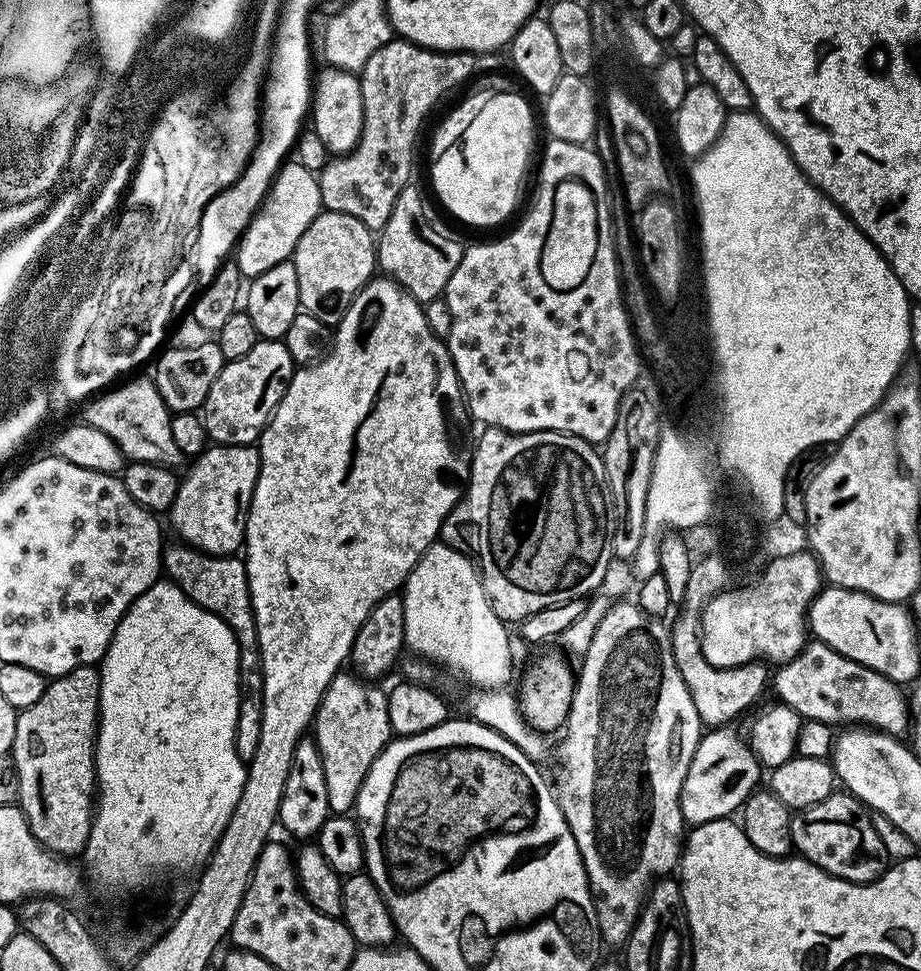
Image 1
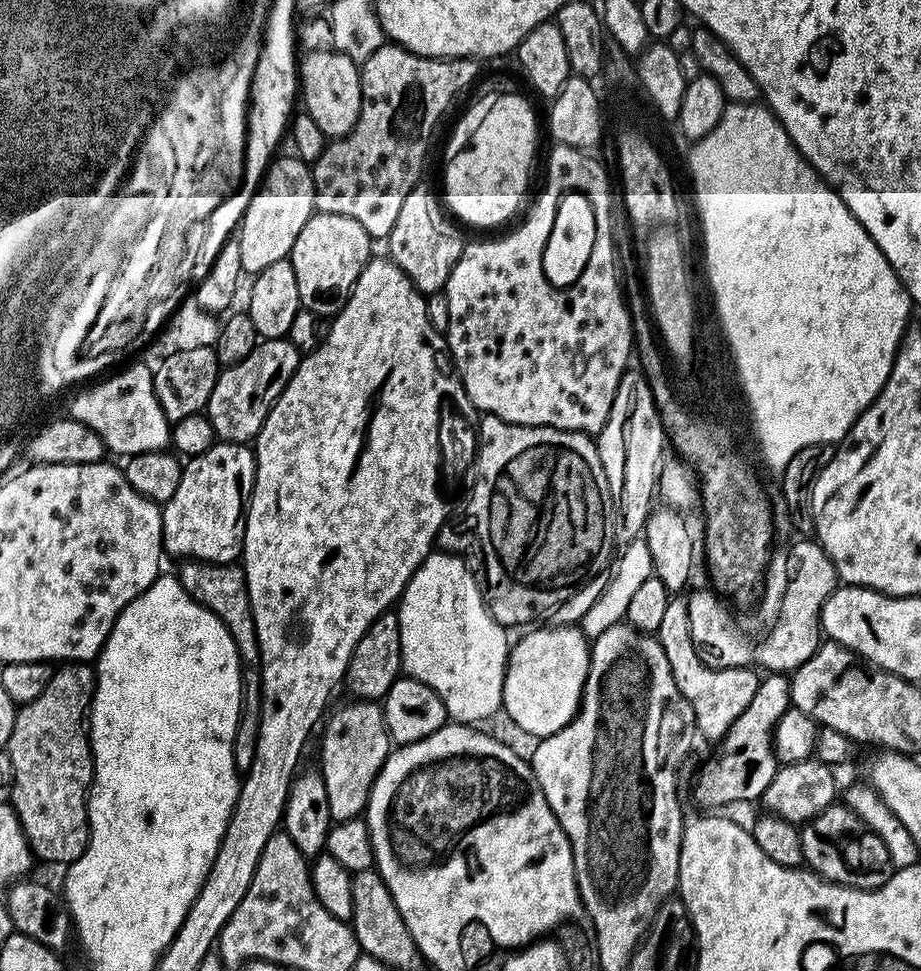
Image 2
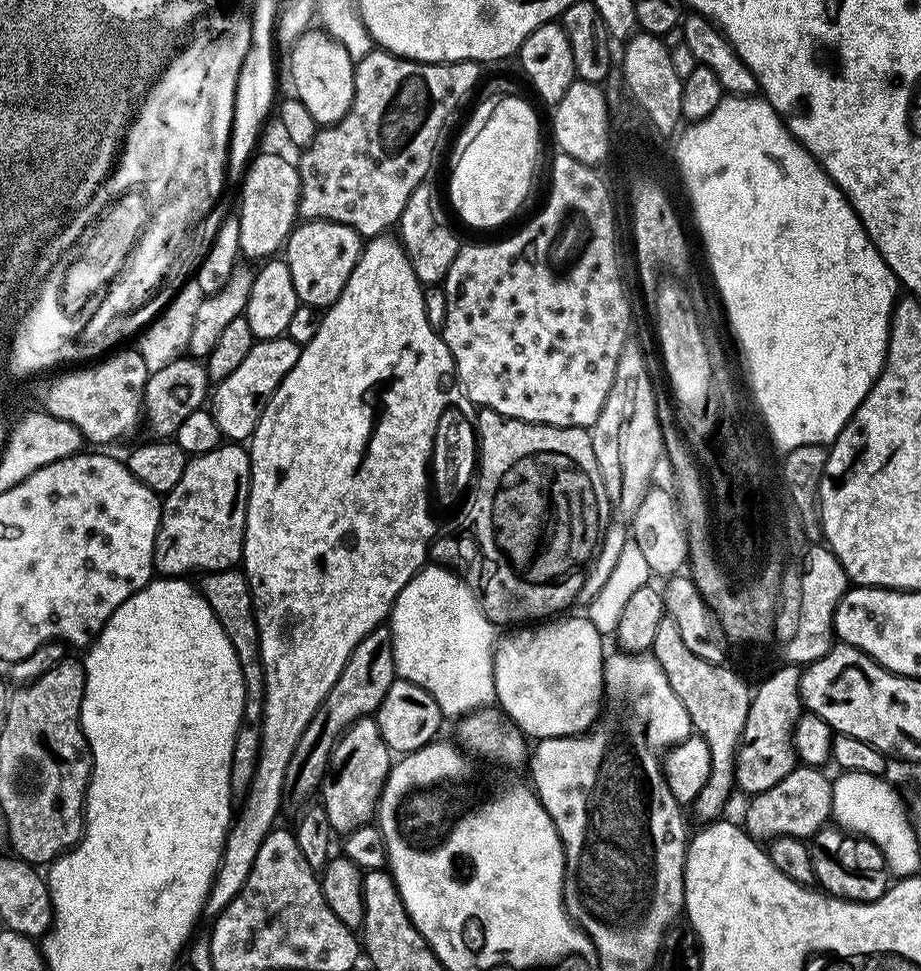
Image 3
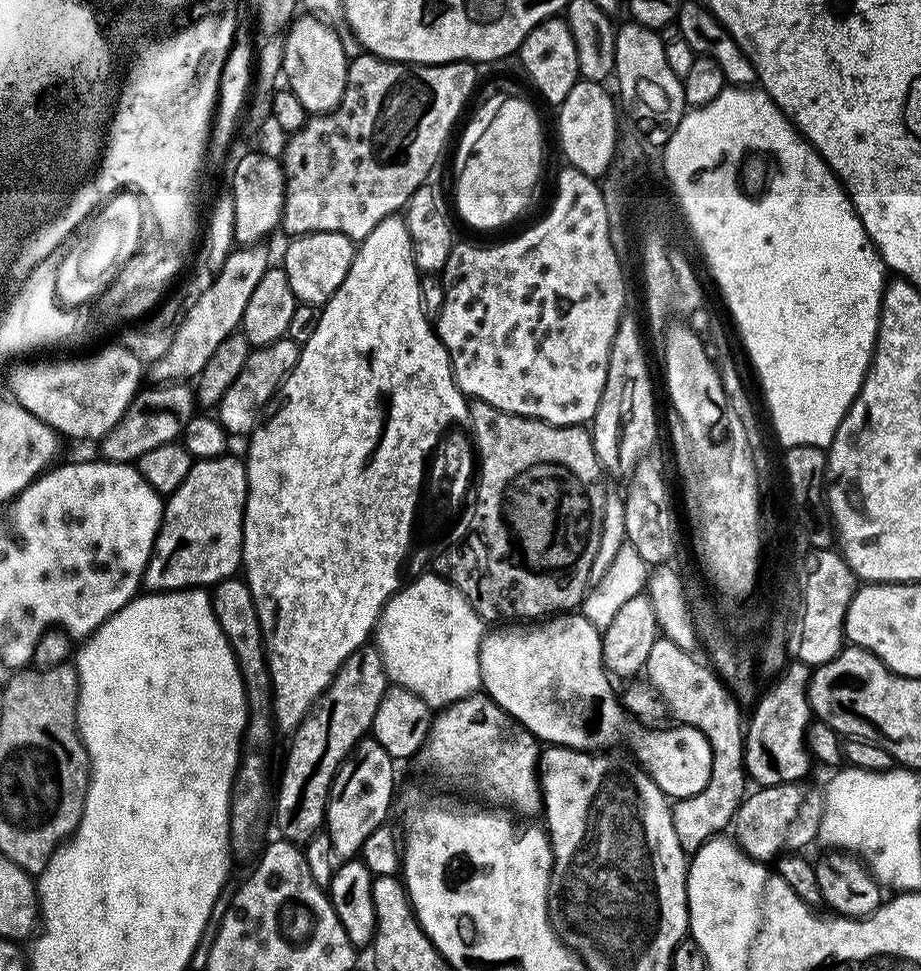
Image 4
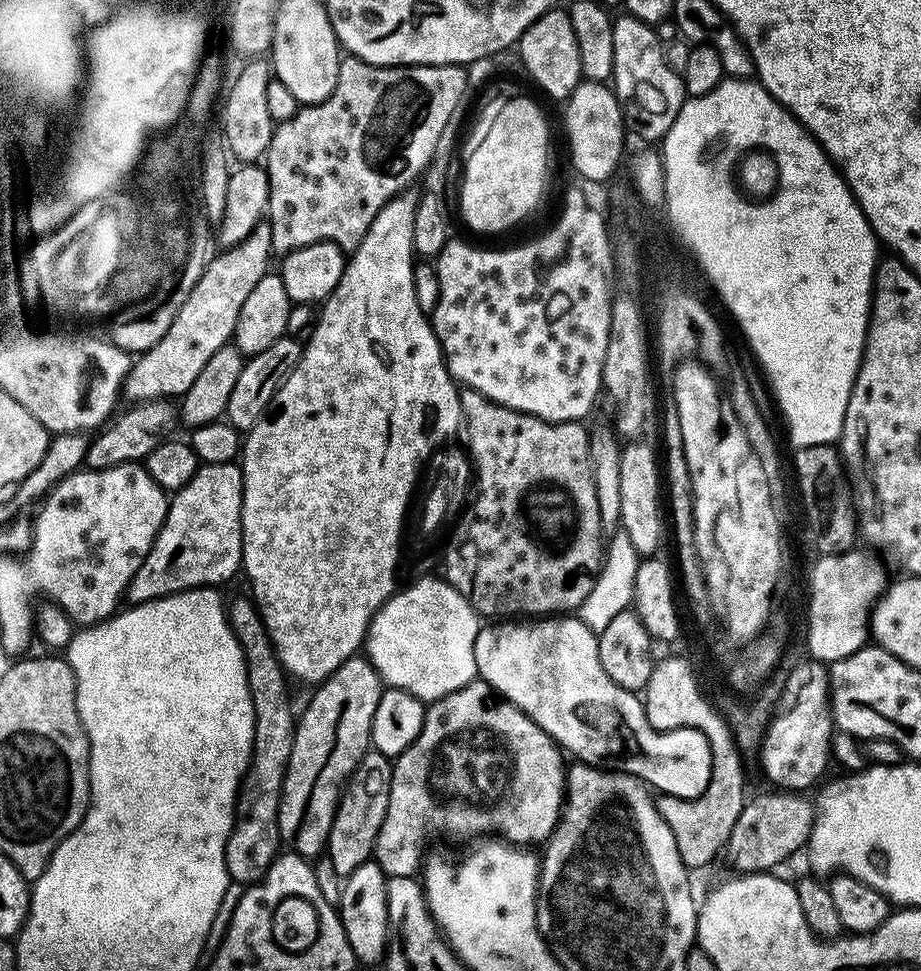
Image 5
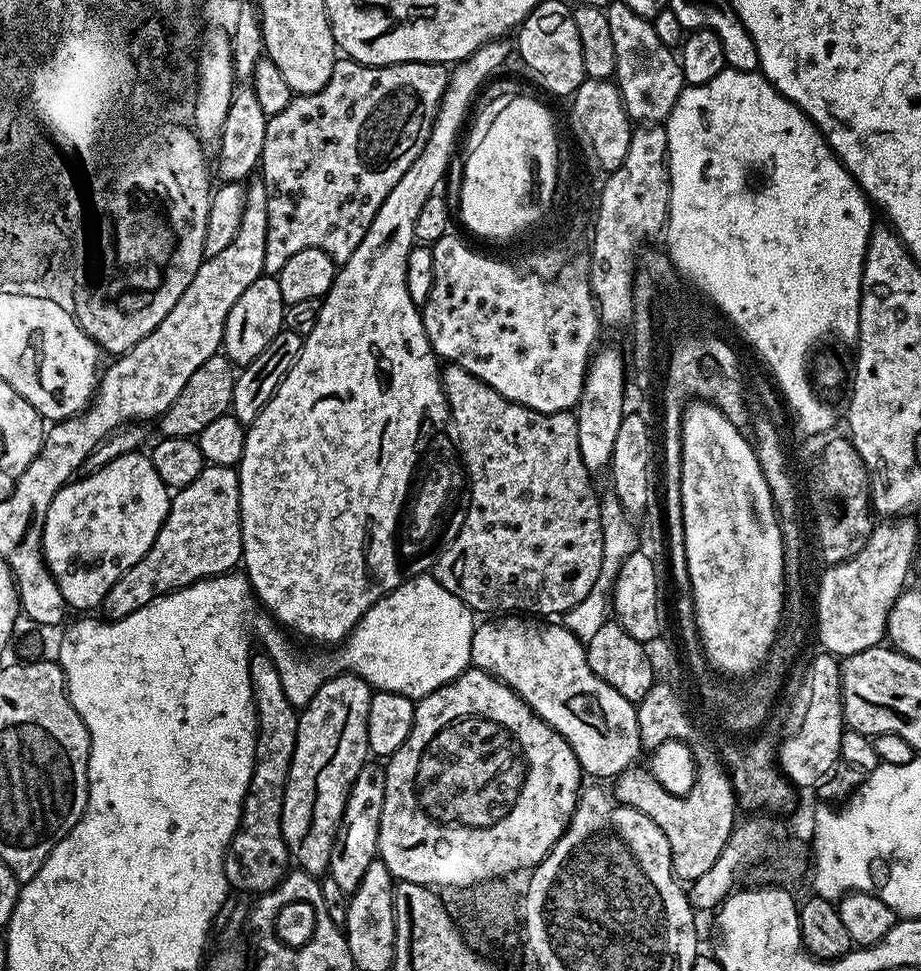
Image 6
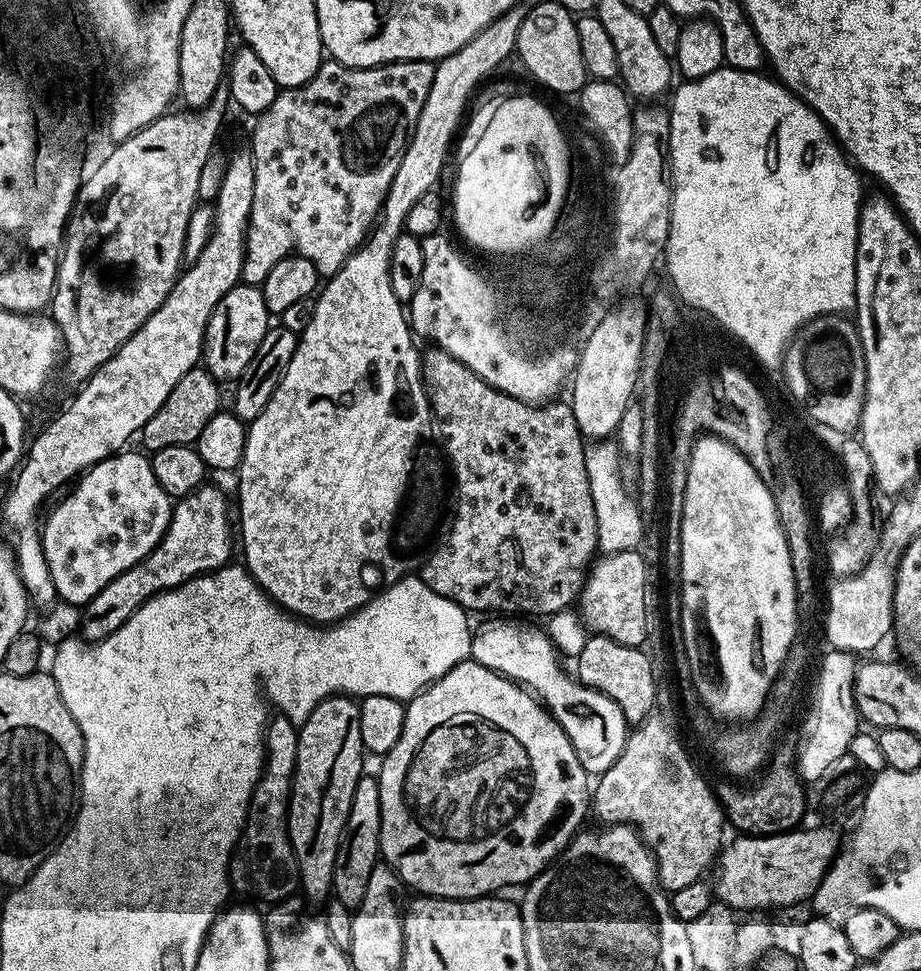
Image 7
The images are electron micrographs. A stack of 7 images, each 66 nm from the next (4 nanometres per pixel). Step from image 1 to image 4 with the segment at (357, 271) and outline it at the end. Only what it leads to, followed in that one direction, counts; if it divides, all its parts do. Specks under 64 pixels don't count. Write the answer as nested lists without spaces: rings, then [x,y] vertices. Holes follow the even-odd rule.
[[[315,232],[289,239],[287,243],[282,267],[286,278],[290,278],[290,290],[301,304],[323,306],[334,290],[342,286],[342,278],[346,278],[356,257],[357,245],[346,234],[337,232]]]

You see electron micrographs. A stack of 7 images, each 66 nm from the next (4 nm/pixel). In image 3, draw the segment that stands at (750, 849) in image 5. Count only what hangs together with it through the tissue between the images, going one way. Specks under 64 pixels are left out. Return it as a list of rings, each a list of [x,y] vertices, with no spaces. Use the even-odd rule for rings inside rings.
[[[799,765],[792,769],[790,774],[782,778],[777,785],[772,786],[769,790],[762,791],[751,797],[752,802],[749,804],[742,824],[745,832],[752,839],[758,842],[768,842],[780,836],[790,836],[796,839],[809,839],[814,836],[818,829],[827,825],[831,819],[833,806],[833,788],[830,776],[825,775],[823,769],[812,768],[808,765]]]

